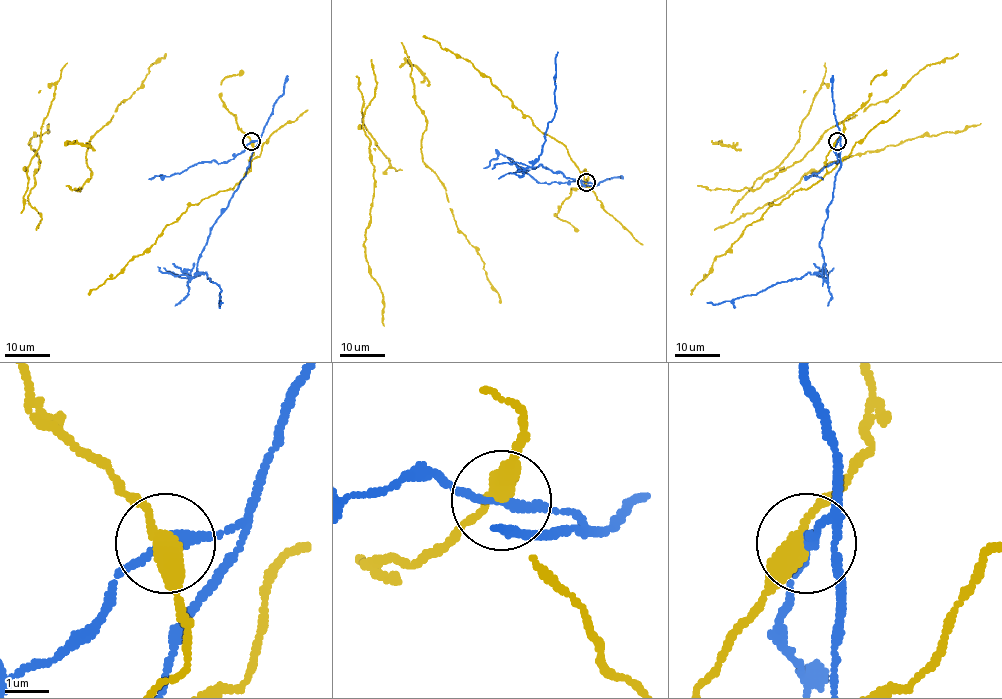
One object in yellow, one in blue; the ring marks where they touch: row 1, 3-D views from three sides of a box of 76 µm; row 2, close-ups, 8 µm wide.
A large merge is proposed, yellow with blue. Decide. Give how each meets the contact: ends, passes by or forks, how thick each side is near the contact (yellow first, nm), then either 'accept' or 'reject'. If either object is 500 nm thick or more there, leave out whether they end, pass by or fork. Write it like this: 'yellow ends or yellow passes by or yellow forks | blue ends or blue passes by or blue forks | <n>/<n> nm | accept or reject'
yellow passes by | blue passes by | 380/240 nm | reject

